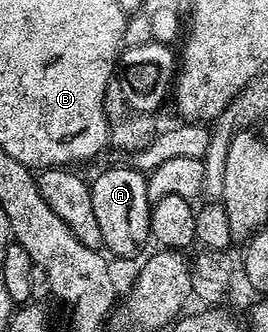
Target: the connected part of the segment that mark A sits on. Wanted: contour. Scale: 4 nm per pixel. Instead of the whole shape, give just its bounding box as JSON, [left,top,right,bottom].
[89,167,152,257]

